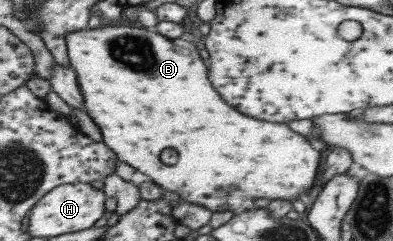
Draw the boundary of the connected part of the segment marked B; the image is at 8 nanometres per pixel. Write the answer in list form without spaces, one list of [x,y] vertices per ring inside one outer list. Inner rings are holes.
[[[111,23],[109,26],[102,25],[94,29],[86,28],[84,30],[72,31],[67,34],[65,38],[67,40],[67,47],[69,52],[70,66],[72,66],[77,72],[77,78],[80,80],[80,88],[82,88],[82,94],[84,94],[84,100],[86,100],[86,108],[90,112],[90,116],[94,118],[94,122],[100,126],[102,134],[104,134],[104,142],[108,146],[112,146],[112,150],[116,150],[116,154],[120,156],[119,160],[138,168],[140,173],[150,177],[156,185],[162,187],[164,190],[174,190],[174,192],[180,192],[186,188],[186,182],[192,178],[192,174],[200,172],[202,170],[202,178],[204,174],[210,176],[210,182],[216,182],[216,192],[212,194],[214,198],[204,198],[202,205],[208,210],[212,210],[213,213],[217,213],[218,210],[222,210],[224,202],[222,202],[222,196],[226,198],[226,192],[228,192],[228,198],[230,198],[230,208],[234,212],[242,212],[246,210],[252,210],[253,202],[264,204],[266,202],[286,200],[288,202],[294,202],[299,197],[299,194],[305,192],[309,194],[308,190],[314,186],[316,178],[318,178],[318,172],[320,172],[320,162],[322,162],[322,156],[316,148],[312,148],[308,144],[308,140],[294,132],[290,126],[286,124],[280,124],[280,122],[264,122],[264,120],[258,120],[258,118],[252,118],[252,116],[246,116],[242,114],[240,110],[236,110],[234,106],[230,106],[228,102],[224,102],[224,98],[218,94],[218,90],[212,86],[210,78],[208,78],[208,66],[206,62],[202,60],[200,52],[198,52],[198,46],[194,42],[186,42],[184,38],[171,39],[163,34],[156,34],[156,31],[148,30],[144,26],[126,26],[126,24]],[[166,148],[174,148],[178,150],[180,154],[180,164],[176,166],[168,166],[160,160],[160,154],[166,150]]]

